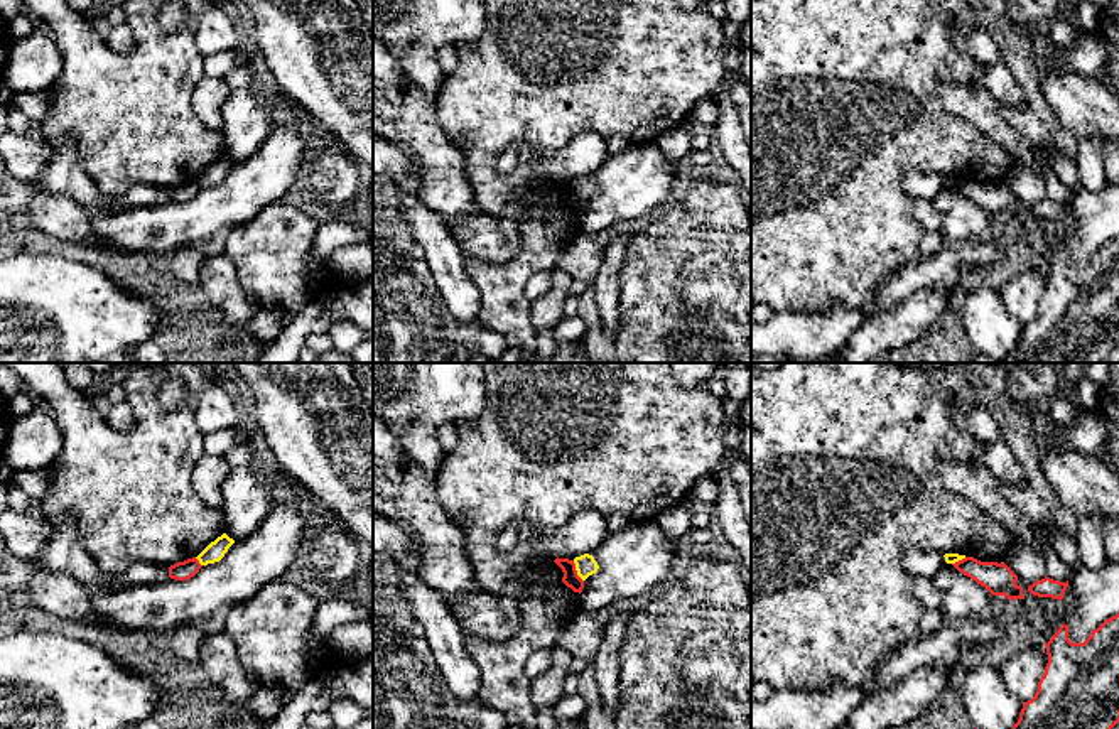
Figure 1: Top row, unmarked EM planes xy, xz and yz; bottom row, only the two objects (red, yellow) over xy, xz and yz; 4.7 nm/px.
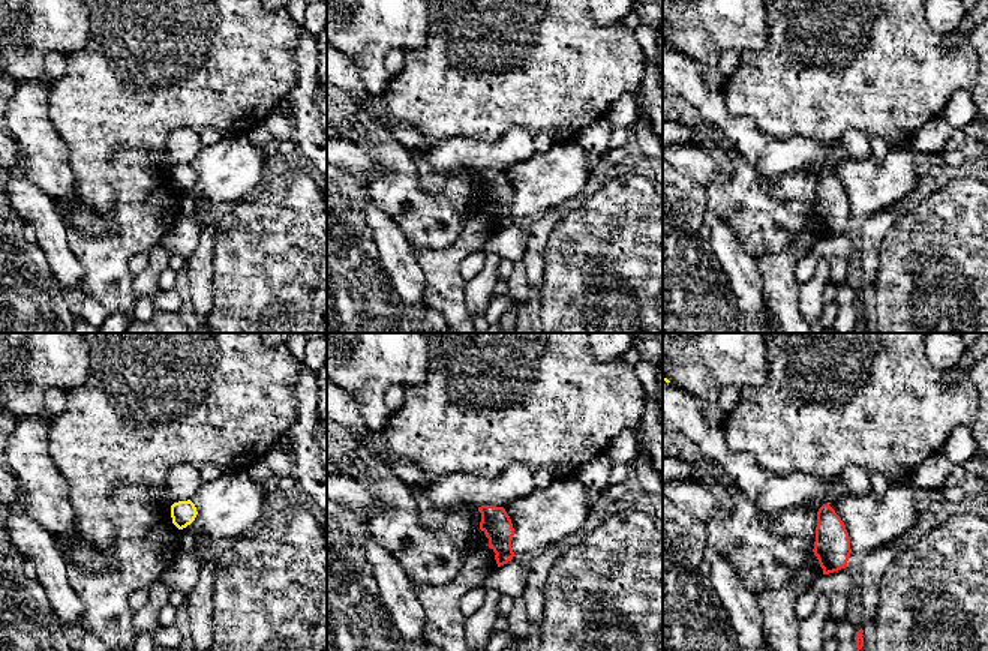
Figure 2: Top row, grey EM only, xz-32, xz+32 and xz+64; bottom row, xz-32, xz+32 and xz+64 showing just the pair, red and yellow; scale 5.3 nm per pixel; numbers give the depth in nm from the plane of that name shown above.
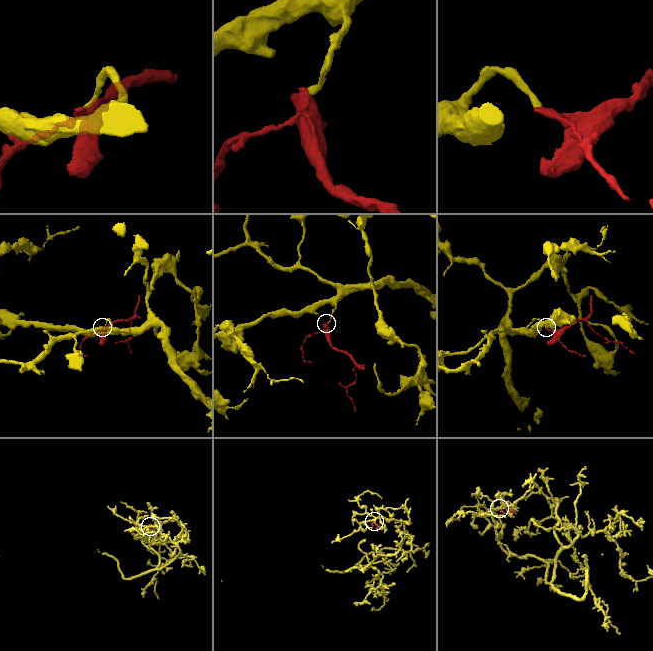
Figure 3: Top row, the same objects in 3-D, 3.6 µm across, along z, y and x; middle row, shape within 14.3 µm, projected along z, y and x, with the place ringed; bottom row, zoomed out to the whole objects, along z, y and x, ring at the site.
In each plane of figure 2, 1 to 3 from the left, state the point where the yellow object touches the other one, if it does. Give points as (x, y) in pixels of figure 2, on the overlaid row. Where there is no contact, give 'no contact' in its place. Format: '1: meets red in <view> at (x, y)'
1: no contact
2: no contact
3: no contact

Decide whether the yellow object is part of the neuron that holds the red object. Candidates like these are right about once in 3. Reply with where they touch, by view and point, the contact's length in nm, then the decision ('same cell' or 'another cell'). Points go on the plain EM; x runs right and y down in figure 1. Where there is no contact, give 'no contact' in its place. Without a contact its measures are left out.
xz (576, 193) | 120 nm | another cell

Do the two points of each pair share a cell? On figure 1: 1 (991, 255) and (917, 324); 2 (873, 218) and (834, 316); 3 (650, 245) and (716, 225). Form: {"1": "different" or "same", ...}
{"1": "different", "2": "different", "3": "same"}

